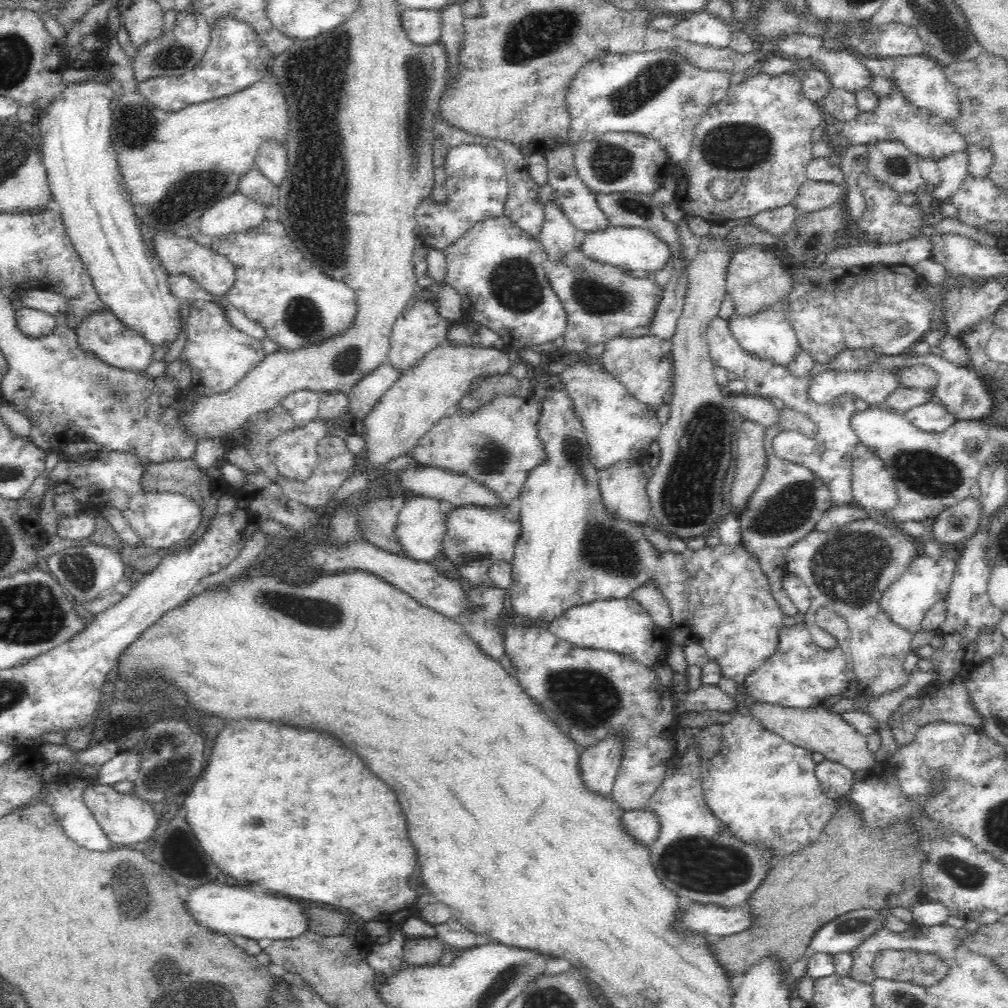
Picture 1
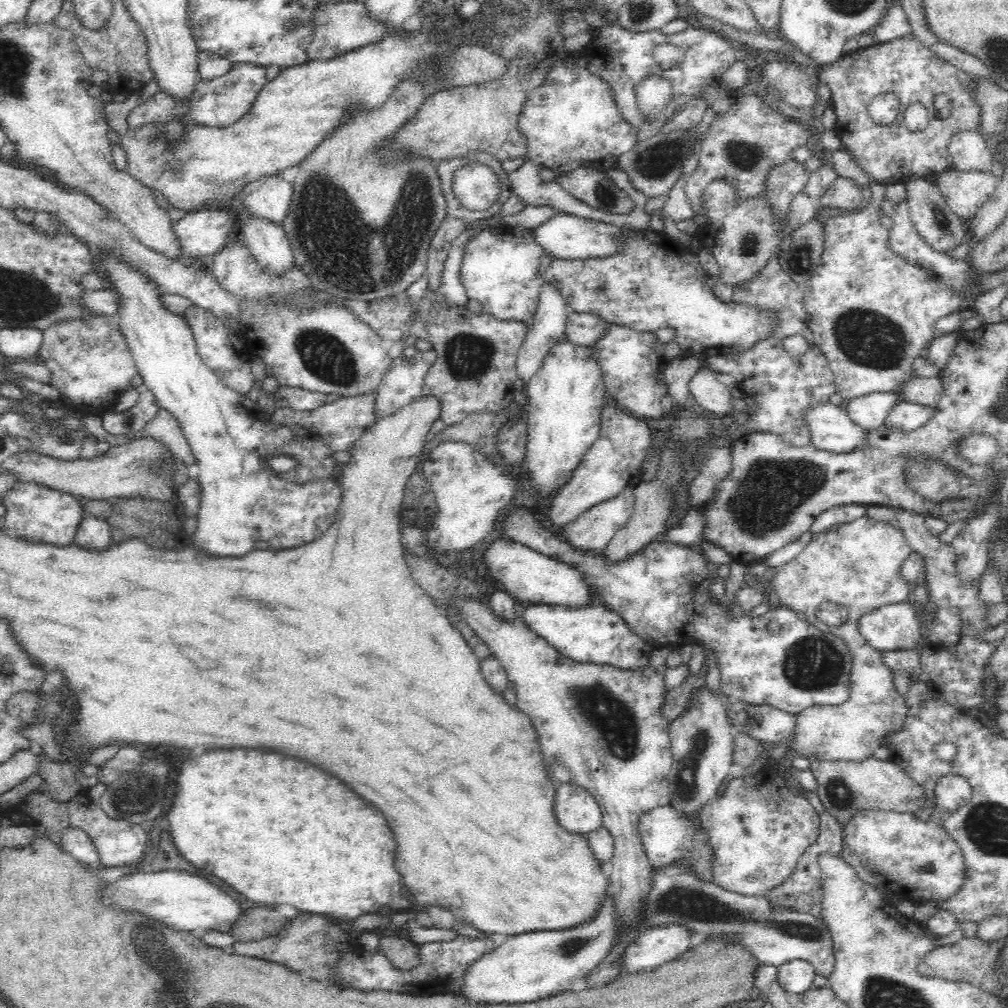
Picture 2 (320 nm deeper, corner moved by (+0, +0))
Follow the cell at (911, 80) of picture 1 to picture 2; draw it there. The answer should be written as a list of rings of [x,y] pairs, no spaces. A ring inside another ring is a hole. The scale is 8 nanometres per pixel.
[[[958,130],[949,138],[948,151],[958,170],[982,170],[992,168],[993,152],[980,130]]]

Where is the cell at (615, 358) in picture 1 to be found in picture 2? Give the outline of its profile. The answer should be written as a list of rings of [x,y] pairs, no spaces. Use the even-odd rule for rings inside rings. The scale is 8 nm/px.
[[[614,323],[591,349],[610,400],[636,417],[658,420],[664,416],[660,399],[668,393],[664,369],[669,361],[664,356],[664,343],[658,341],[655,332],[638,332]]]

